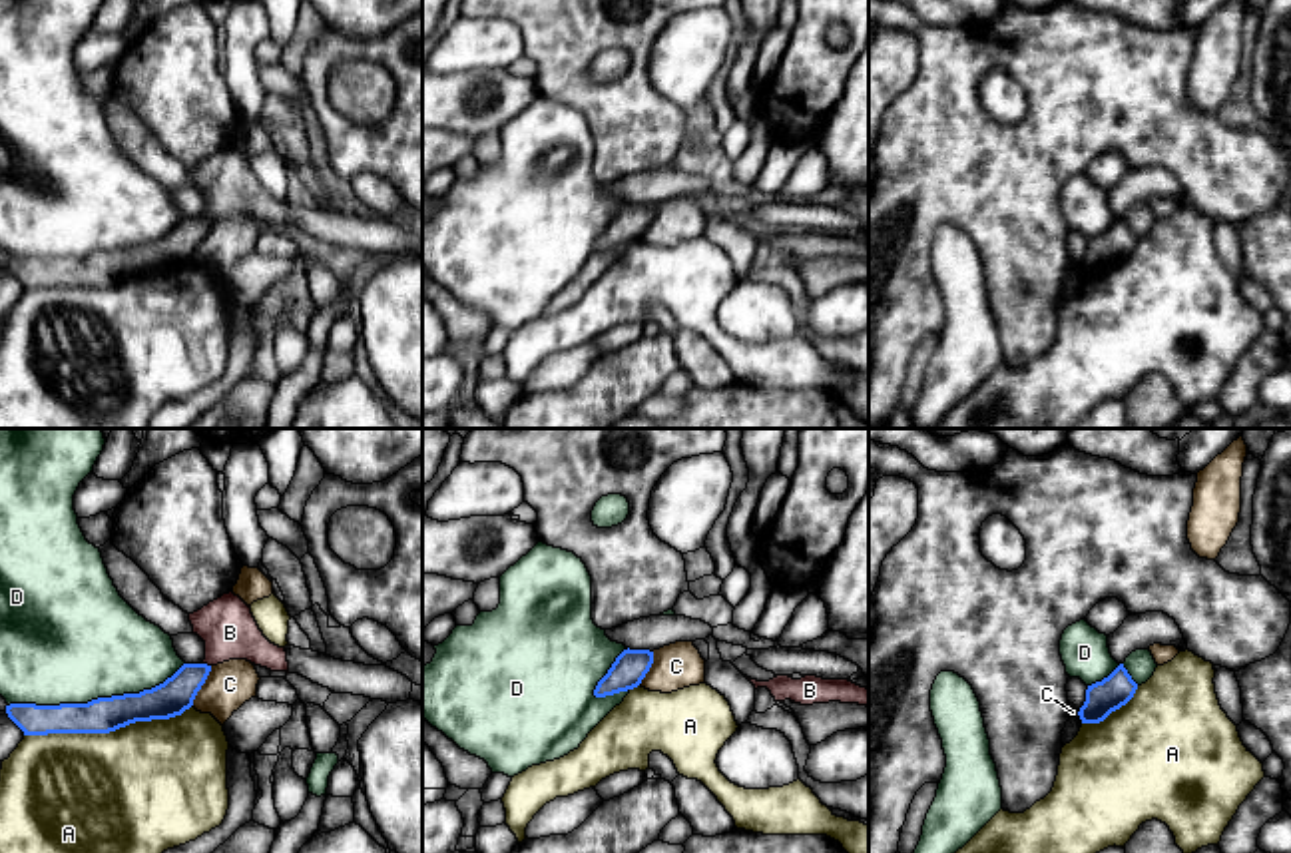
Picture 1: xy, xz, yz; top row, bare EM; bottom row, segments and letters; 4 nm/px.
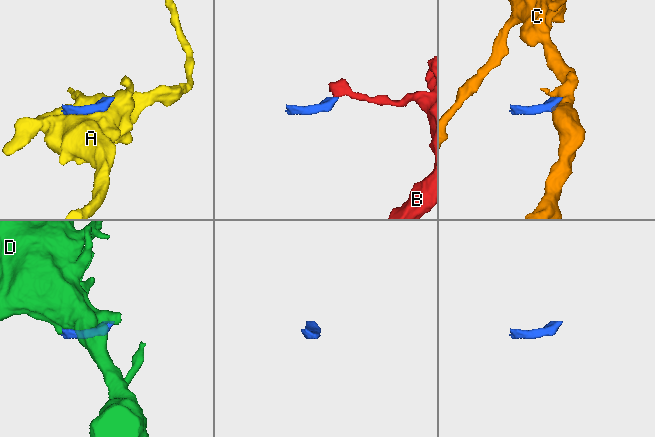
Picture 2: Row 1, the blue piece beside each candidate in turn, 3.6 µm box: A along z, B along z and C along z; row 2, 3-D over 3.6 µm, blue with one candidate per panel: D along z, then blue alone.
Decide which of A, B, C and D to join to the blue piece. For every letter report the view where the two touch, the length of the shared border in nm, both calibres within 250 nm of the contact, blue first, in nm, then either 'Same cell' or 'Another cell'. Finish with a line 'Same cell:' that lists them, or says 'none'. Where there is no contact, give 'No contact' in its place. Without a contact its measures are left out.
A: Touches blue in xy. Shared border 700 nm. Thickness 140 nm (blue) against 500 nm. Another cell
B: Touches blue in xy. Shared border 40 nm. Thickness 150 nm (blue) against 220 nm. Another cell
C: Touches blue in xy. Shared border 180 nm. Thickness 150 nm (blue) against 190 nm. Another cell
D: Touches blue in xy. Shared border 750 nm. Thickness 140 nm (blue) against 500 nm. Another cell
Same cell: none

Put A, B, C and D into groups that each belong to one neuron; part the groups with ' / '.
A / B / C / D

